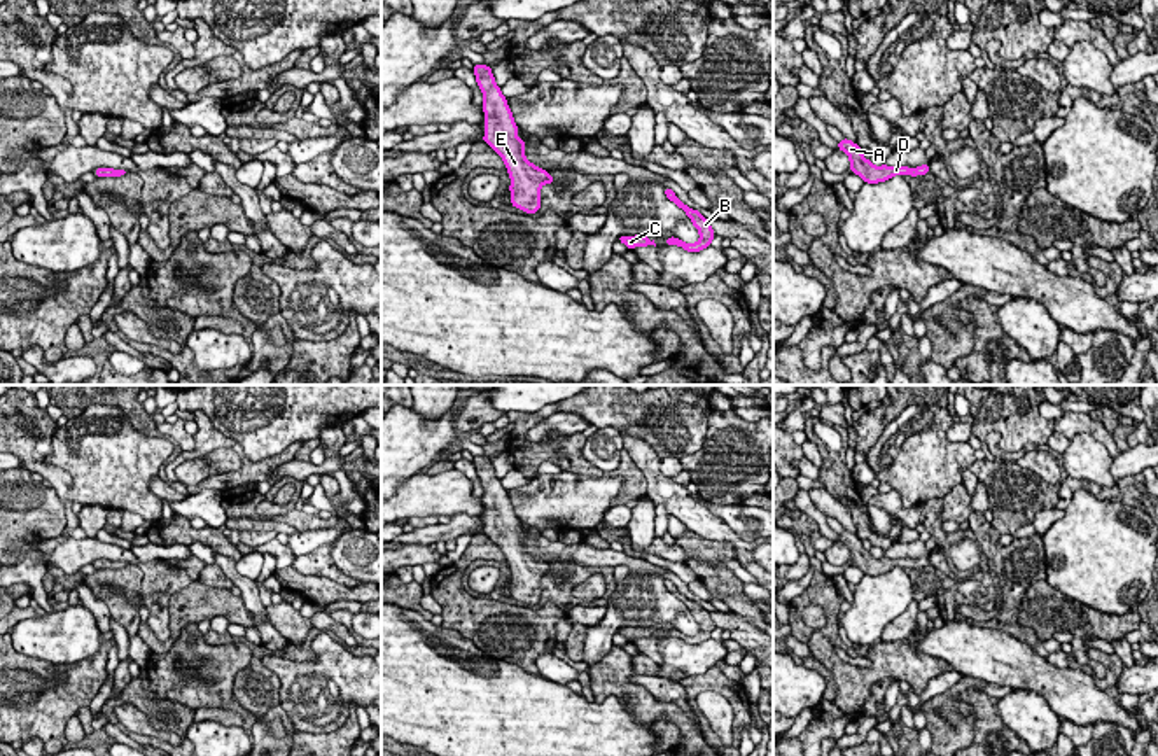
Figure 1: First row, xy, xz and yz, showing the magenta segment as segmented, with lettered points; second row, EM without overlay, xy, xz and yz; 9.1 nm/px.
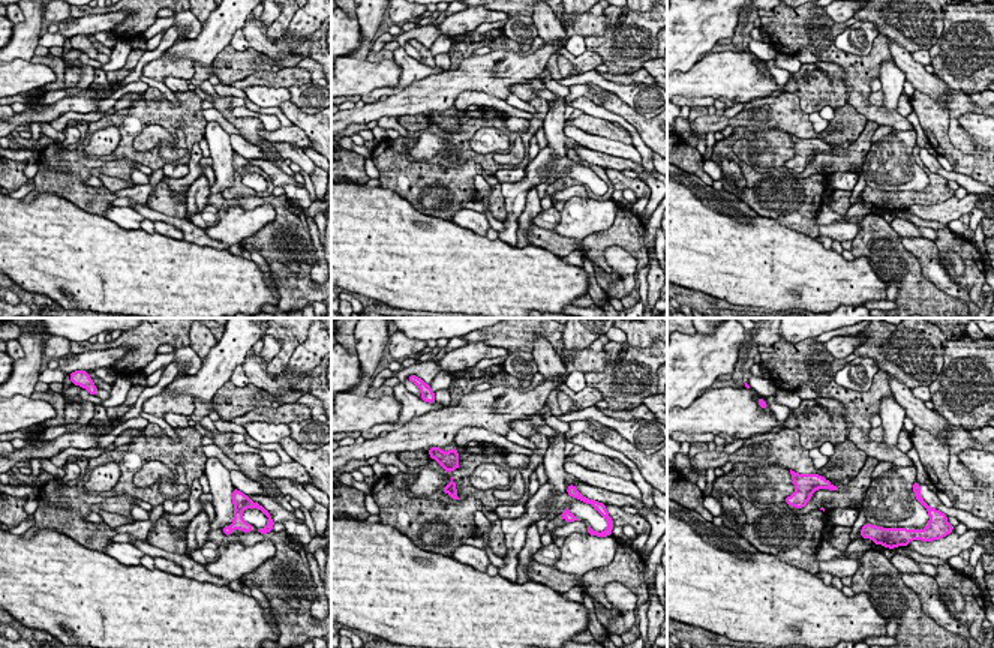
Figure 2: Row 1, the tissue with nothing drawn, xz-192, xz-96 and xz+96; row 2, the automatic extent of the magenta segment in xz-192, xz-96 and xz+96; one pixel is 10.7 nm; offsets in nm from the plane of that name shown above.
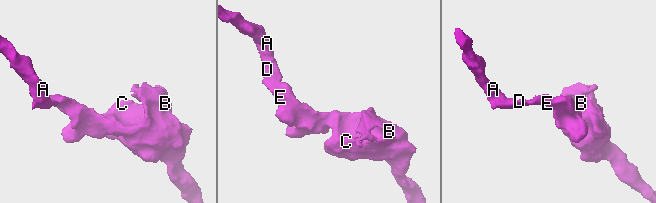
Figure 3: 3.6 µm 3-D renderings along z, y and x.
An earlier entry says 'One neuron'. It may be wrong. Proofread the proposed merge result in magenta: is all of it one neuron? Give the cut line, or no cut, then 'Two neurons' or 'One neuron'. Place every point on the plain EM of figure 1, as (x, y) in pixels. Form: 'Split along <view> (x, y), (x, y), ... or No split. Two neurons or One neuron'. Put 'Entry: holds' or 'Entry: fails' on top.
Entry: holds
No split. One neuron

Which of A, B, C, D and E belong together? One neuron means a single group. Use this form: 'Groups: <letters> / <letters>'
Groups: A B C D E

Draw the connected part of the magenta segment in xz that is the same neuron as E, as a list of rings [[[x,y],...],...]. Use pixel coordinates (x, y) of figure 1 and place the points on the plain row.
[[[474,457],[472,464],[485,490],[481,497],[486,508],[483,513],[486,520],[483,534],[506,555],[511,569],[511,597],[532,607],[541,602],[541,579],[544,576],[551,578],[555,570],[549,564],[527,551],[523,542],[527,536],[518,528],[518,518],[507,497],[507,490],[495,474],[492,458]]]

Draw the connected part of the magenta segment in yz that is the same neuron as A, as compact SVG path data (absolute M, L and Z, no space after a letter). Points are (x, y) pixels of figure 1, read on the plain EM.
M843 530L841 534L838 534L838 541L848 548L850 551L848 560L868 576L885 574L892 570L894 567L917 569L917 567L929 565L929 555L917 558L917 560L887 558L887 556L875 558L869 551L862 548L862 541L848 530Z

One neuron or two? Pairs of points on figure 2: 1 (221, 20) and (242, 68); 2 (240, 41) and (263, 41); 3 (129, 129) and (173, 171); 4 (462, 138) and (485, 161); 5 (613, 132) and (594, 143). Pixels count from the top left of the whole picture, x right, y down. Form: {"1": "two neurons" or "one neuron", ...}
{"1": "two neurons", "2": "two neurons", "3": "two neurons", "4": "one neuron", "5": "two neurons"}

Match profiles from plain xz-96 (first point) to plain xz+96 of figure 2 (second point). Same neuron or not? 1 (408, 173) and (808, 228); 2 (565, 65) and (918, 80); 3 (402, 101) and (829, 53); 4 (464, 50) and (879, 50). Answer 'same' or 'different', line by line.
1: same
2: same
3: different
4: same

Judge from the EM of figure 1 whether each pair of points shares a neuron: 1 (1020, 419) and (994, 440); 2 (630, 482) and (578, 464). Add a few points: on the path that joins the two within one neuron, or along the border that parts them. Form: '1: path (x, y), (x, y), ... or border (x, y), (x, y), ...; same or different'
1: border (985, 436), (997, 433), (1003, 447), (1013, 452); different
2: path (618, 473), (595, 473), (590, 469); same

